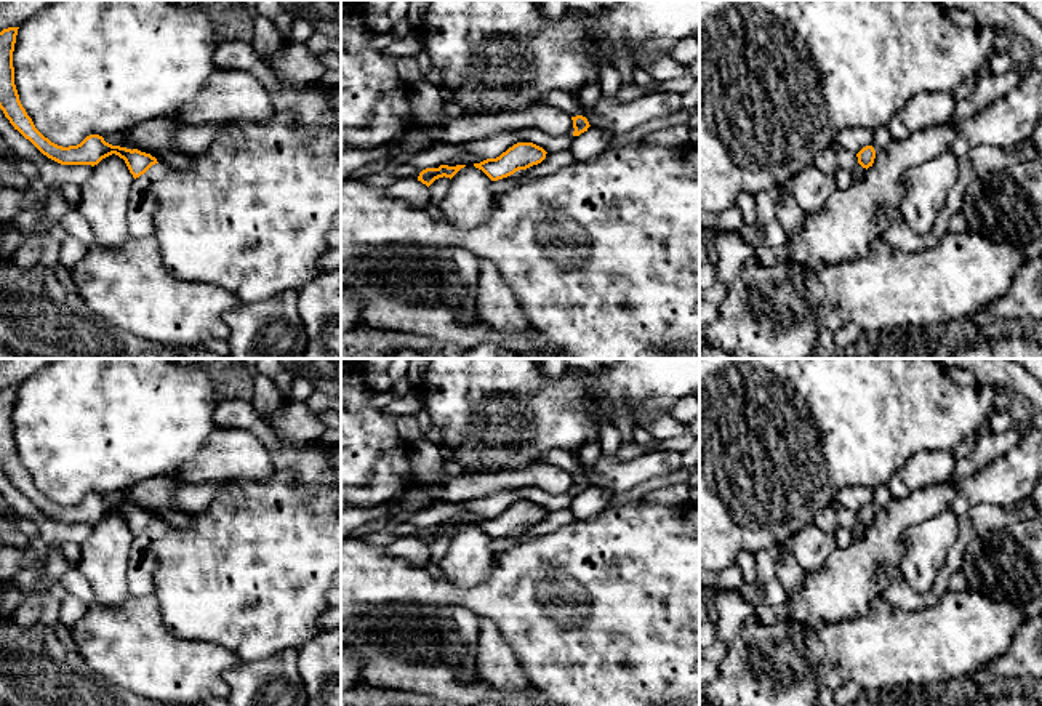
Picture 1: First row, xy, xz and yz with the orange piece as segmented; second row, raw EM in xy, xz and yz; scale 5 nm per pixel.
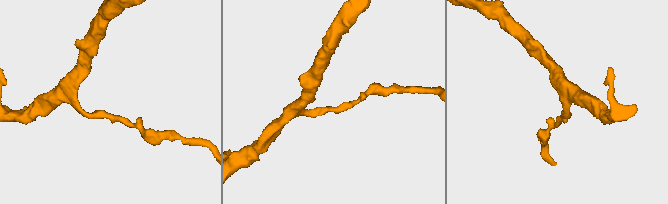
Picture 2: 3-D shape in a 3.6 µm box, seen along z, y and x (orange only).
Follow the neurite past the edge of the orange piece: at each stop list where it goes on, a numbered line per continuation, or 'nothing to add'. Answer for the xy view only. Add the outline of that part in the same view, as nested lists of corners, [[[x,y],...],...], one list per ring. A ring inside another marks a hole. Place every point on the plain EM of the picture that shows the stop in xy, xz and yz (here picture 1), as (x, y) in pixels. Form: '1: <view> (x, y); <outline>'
nothing to add

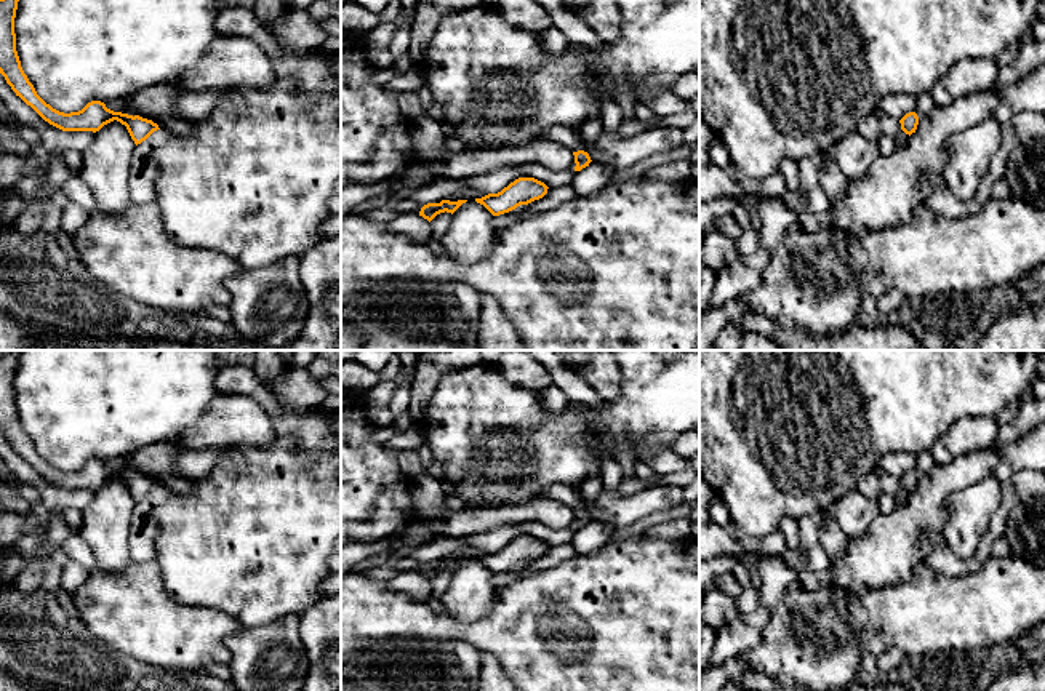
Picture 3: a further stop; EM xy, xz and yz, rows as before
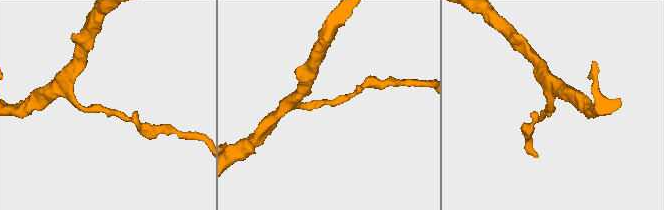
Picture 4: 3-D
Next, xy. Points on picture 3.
nothing to add

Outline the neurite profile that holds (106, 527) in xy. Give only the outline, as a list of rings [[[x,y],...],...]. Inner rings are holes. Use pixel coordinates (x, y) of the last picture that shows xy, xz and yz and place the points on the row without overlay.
[[[114,478],[96,489],[83,513],[82,537],[96,557],[96,568],[117,574],[133,560],[130,555],[134,499],[120,480]]]

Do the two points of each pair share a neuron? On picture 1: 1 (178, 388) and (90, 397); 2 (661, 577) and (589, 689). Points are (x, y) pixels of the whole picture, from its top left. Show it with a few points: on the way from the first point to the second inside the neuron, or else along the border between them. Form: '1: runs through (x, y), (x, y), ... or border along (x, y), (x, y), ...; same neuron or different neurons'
1: runs through (156, 397), (112, 397); same neuron
2: runs through (658, 604), (658, 618), (615, 661); same neuron

